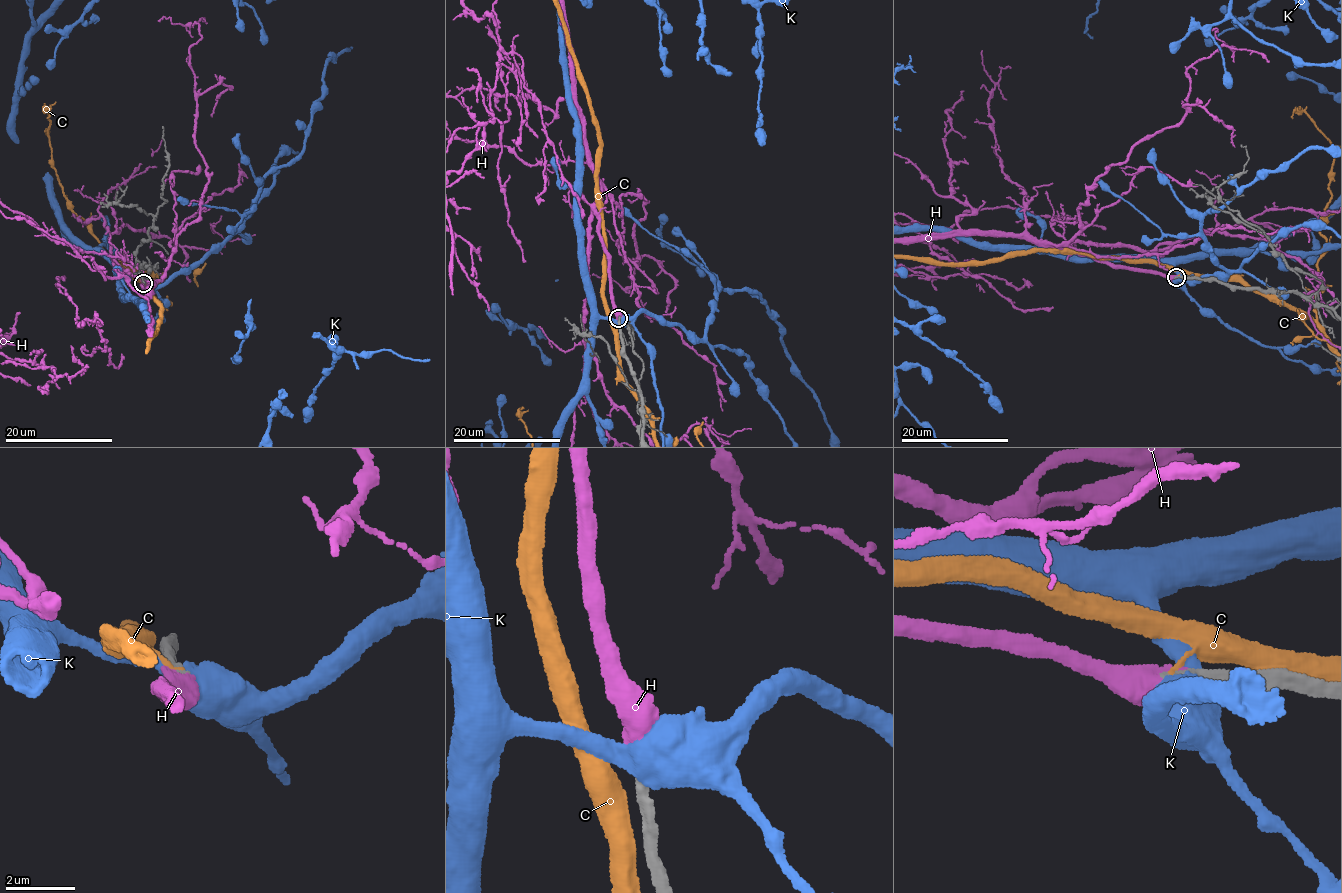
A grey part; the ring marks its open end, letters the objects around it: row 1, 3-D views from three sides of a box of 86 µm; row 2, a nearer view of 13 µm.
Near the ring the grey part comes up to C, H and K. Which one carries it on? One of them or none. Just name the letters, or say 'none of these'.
H

